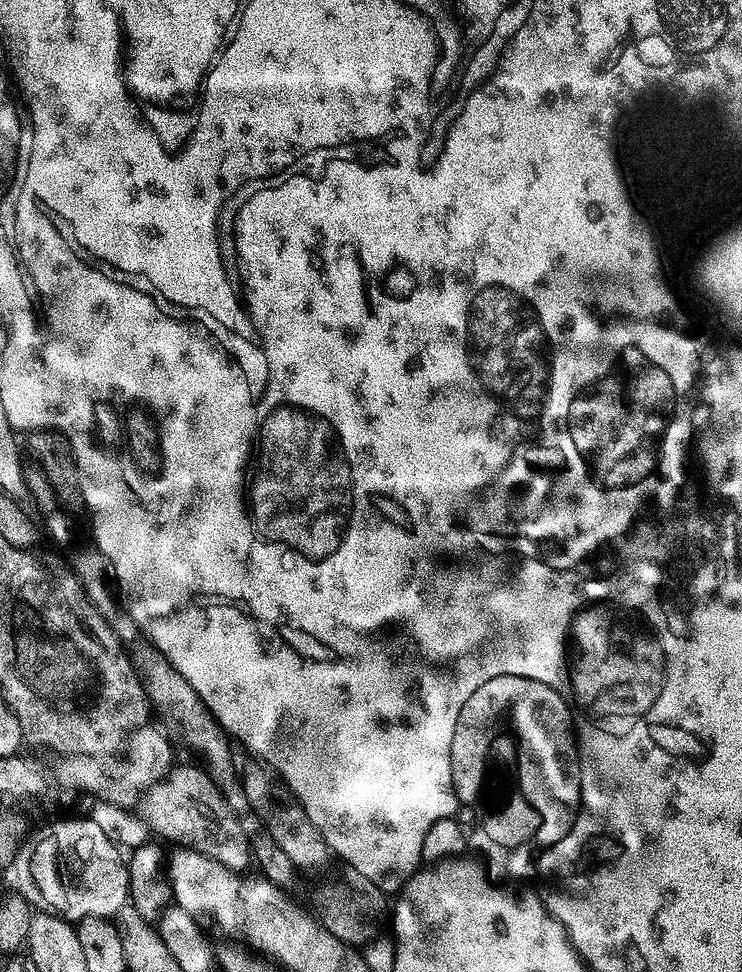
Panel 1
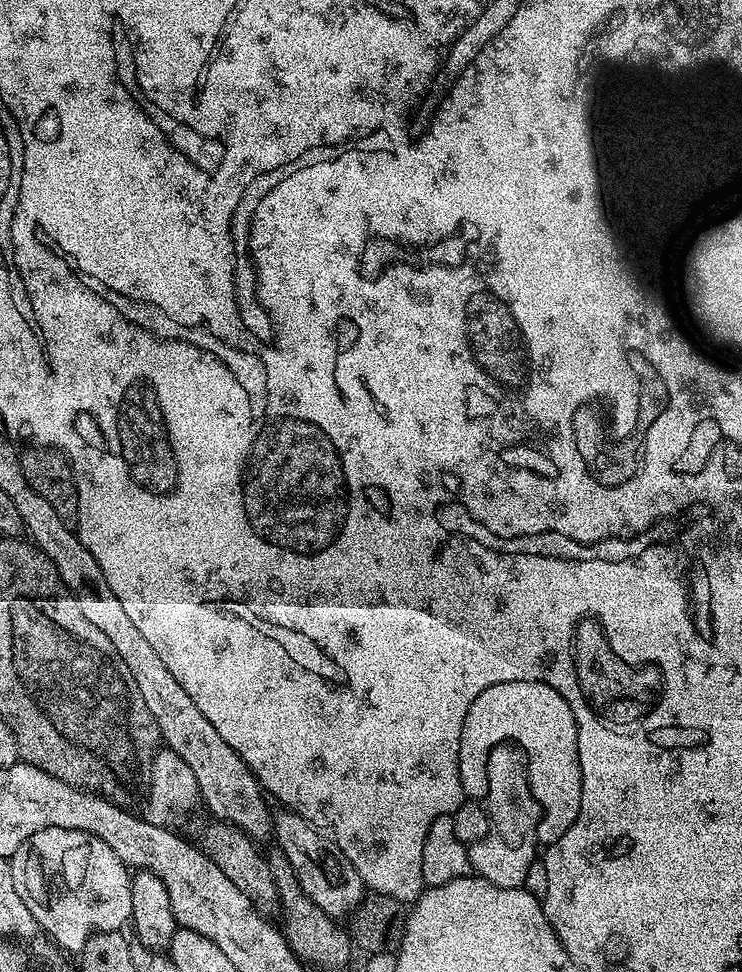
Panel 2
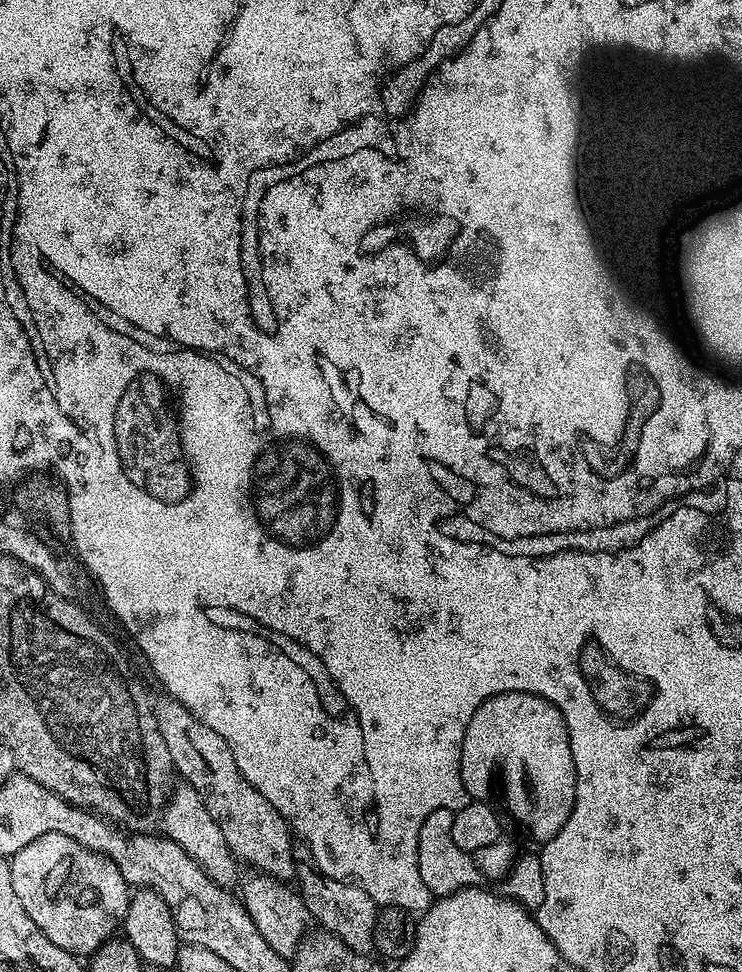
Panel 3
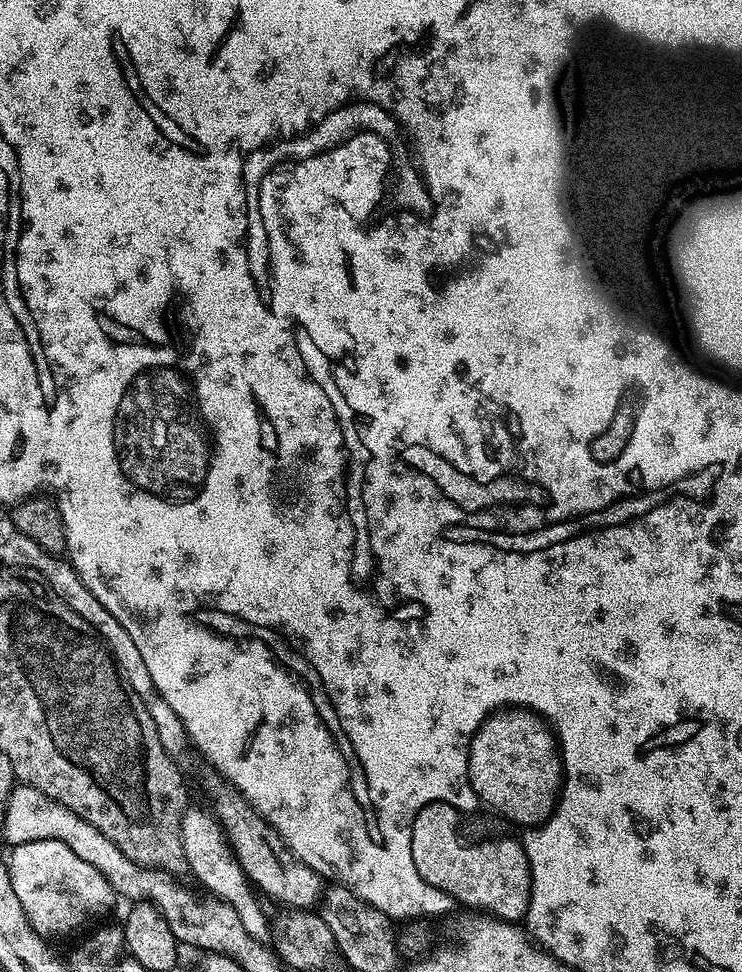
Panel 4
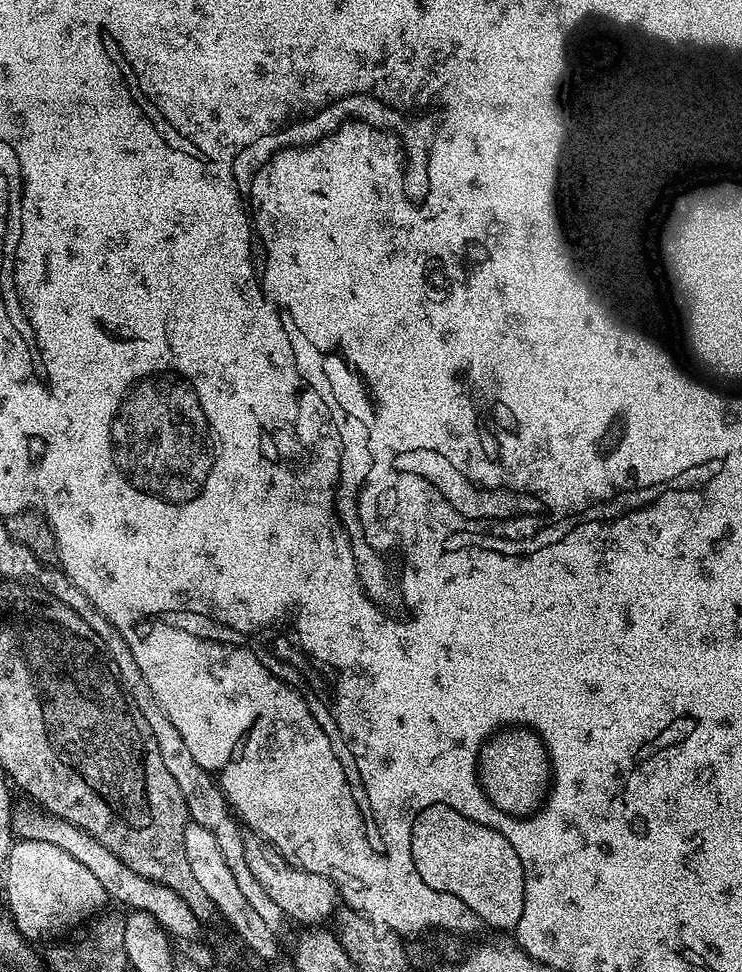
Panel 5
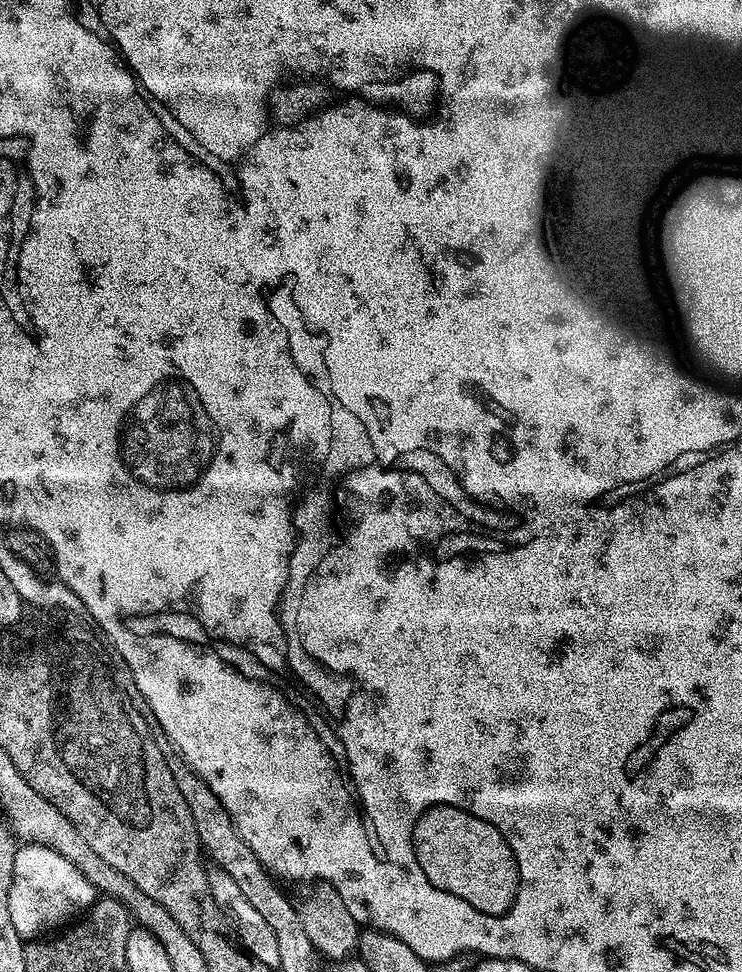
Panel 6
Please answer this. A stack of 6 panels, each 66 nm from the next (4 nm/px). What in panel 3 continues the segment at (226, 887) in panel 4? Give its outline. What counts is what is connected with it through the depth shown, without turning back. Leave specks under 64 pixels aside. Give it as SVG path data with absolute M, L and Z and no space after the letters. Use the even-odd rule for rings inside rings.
M183 782L173 787L162 813L162 832L178 846L182 846L182 850L186 850L186 854L190 854L190 858L194 858L194 862L198 862L198 866L202 866L204 873L216 884L232 886L237 883L238 861L233 856L230 846L226 846L226 838L222 838L222 830L218 830L218 822L214 822L214 818L210 818L210 810L202 806L202 798L198 798L198 790Z

